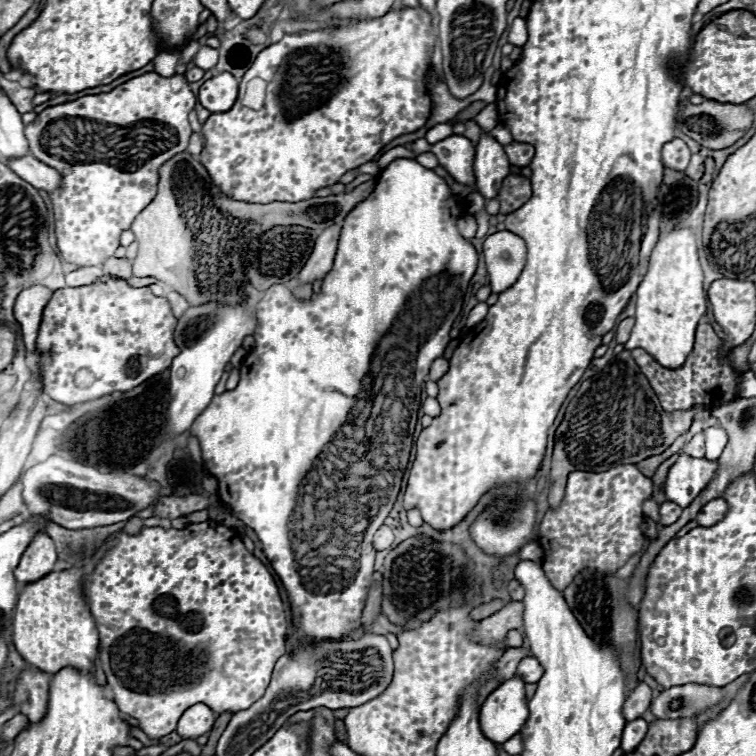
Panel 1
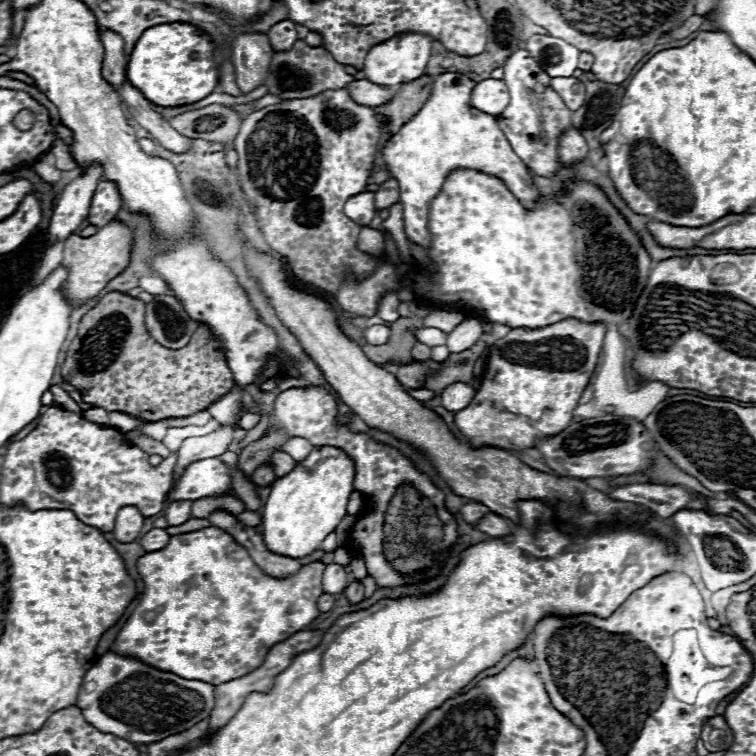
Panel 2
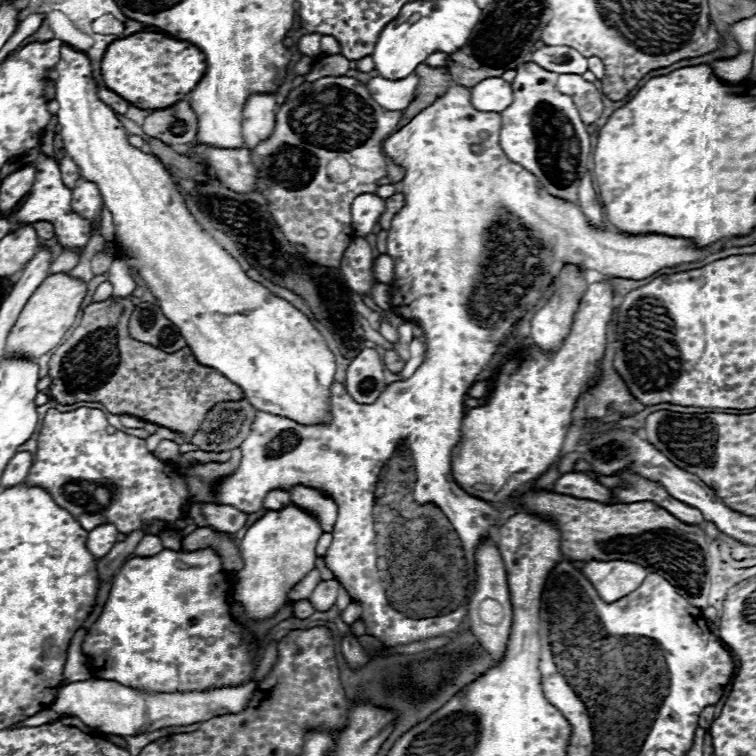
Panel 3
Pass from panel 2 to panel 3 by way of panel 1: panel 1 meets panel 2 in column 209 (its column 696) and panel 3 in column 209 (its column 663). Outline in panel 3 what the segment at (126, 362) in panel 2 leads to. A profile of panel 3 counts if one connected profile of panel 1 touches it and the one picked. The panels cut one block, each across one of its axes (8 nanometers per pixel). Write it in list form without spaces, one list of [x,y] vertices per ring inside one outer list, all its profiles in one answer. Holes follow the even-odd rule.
[[[104,300],[84,308],[78,328],[50,358],[50,396],[58,404],[102,402],[110,414],[154,422],[182,434],[184,442],[192,442],[210,406],[222,400],[240,400],[244,394],[240,386],[224,378],[216,368],[196,362],[188,346],[168,354],[130,338],[128,320],[132,310],[134,304],[130,300]]]

